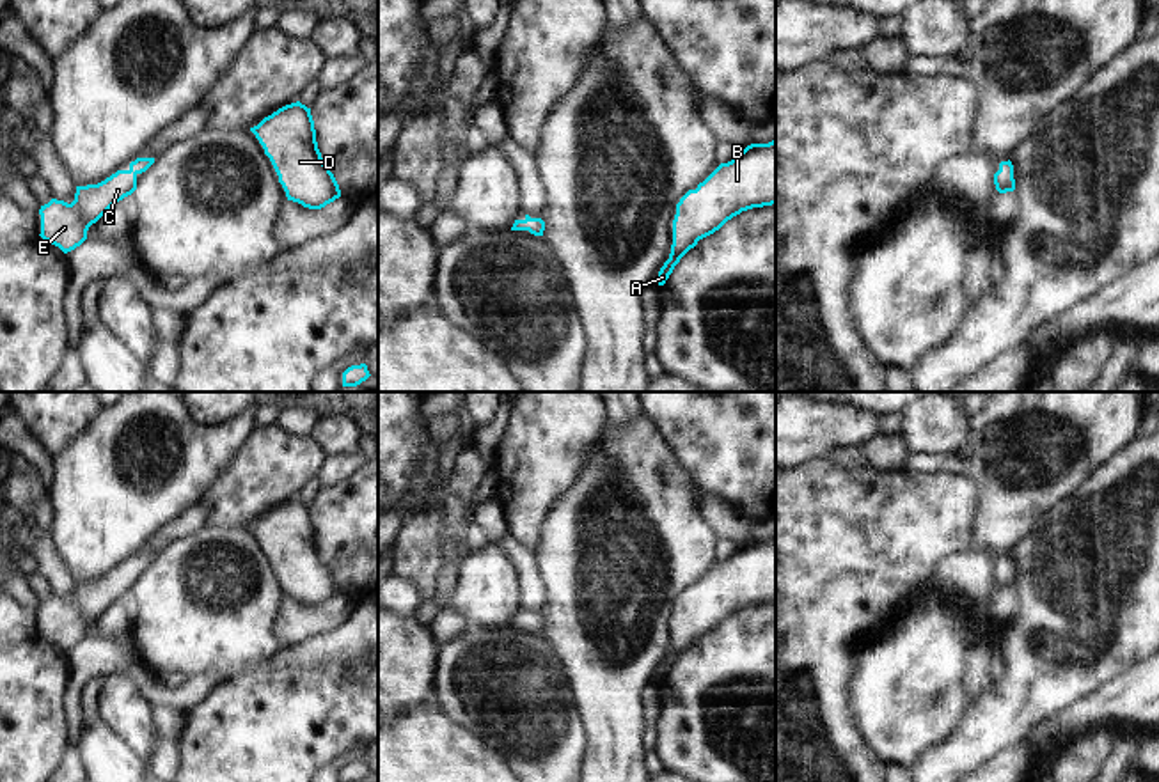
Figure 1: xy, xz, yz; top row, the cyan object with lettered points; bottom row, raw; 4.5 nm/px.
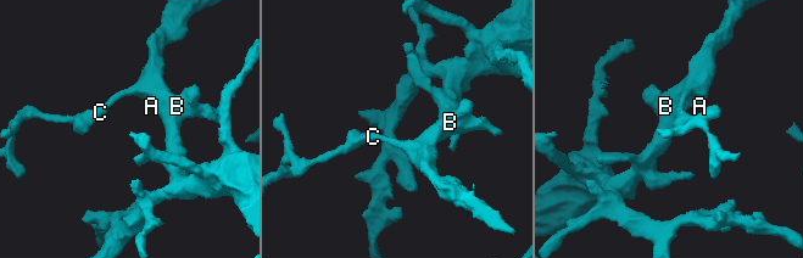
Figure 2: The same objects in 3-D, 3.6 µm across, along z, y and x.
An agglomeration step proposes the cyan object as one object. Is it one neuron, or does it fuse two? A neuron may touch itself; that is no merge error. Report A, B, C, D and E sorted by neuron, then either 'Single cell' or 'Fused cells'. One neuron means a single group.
Groups: A B C D E. Single cell

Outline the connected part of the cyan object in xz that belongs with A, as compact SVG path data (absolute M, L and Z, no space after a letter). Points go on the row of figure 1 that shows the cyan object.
M776 138L747 145L680 199L673 220L671 254L658 271L658 285L666 284L680 259L699 239L742 211L772 204L776 204Z

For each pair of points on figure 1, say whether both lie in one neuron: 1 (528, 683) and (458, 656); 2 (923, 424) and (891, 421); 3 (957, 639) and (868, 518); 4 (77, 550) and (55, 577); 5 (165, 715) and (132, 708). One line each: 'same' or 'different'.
1: same
2: different
3: different
4: different
5: different

